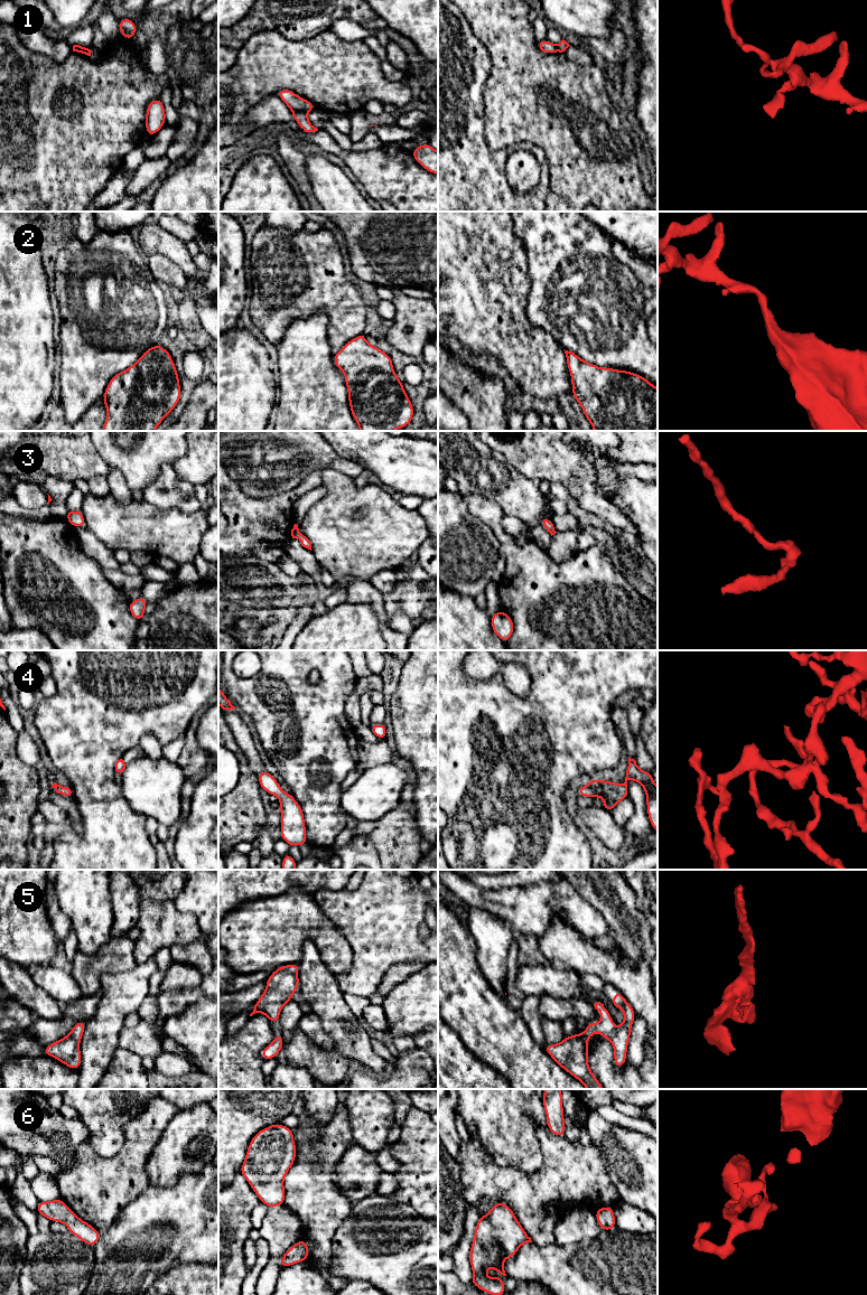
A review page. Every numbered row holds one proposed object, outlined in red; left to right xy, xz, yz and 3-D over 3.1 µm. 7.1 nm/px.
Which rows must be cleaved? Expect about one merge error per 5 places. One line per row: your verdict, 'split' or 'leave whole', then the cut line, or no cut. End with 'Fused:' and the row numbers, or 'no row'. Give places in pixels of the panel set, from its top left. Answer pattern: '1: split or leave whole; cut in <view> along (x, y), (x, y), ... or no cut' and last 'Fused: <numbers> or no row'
1: split; cut in xz along (305, 111), (292, 112)
2: leave whole; no cut
3: leave whole; no cut
4: leave whole; no cut
5: leave whole; no cut
6: leave whole; no cut
Fused: 1

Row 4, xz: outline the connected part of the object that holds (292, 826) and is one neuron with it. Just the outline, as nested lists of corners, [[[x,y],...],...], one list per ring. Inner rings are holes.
[[[261,770],[258,775],[260,788],[269,795],[279,798],[281,815],[281,839],[289,846],[301,846],[308,844],[306,836],[305,816],[301,806],[296,801],[293,796],[285,792],[274,777],[265,770]]]

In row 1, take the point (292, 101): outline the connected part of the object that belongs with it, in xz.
[[[279,90],[276,95],[280,97],[286,105],[292,111],[308,112],[315,111],[316,106],[306,98],[300,97],[290,90]]]

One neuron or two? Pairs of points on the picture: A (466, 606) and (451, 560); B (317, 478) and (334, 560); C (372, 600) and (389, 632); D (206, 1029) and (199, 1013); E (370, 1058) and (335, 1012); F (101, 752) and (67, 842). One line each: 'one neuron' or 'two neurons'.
A: two neurons
B: two neurons
C: one neuron
D: one neuron
E: one neuron
F: one neuron

